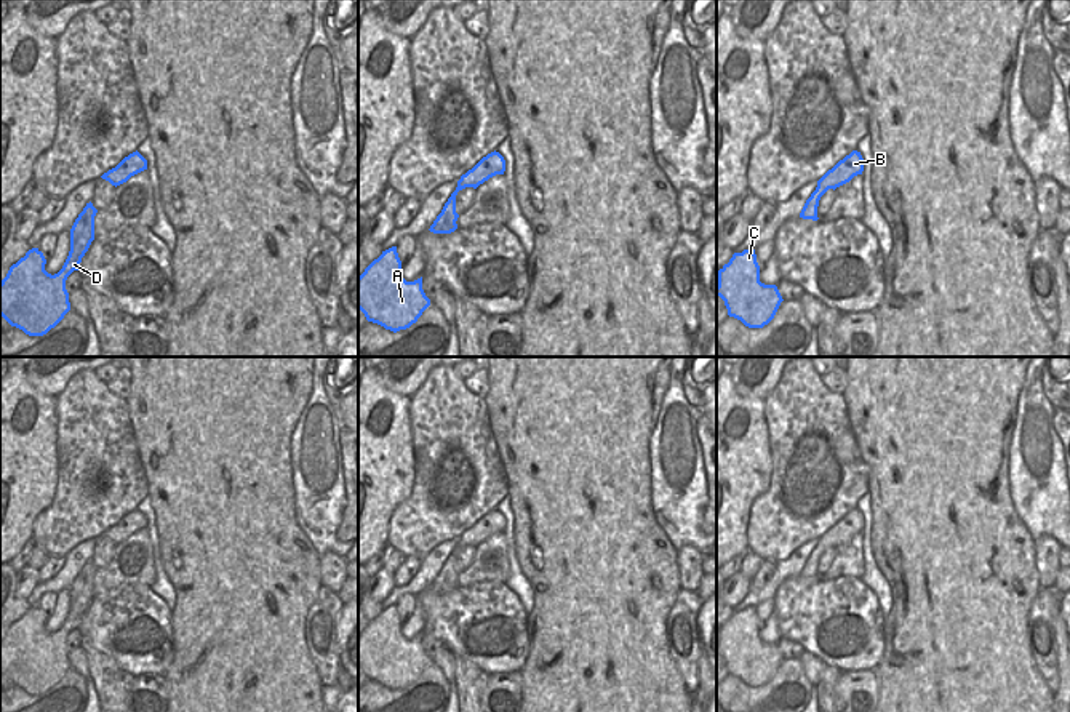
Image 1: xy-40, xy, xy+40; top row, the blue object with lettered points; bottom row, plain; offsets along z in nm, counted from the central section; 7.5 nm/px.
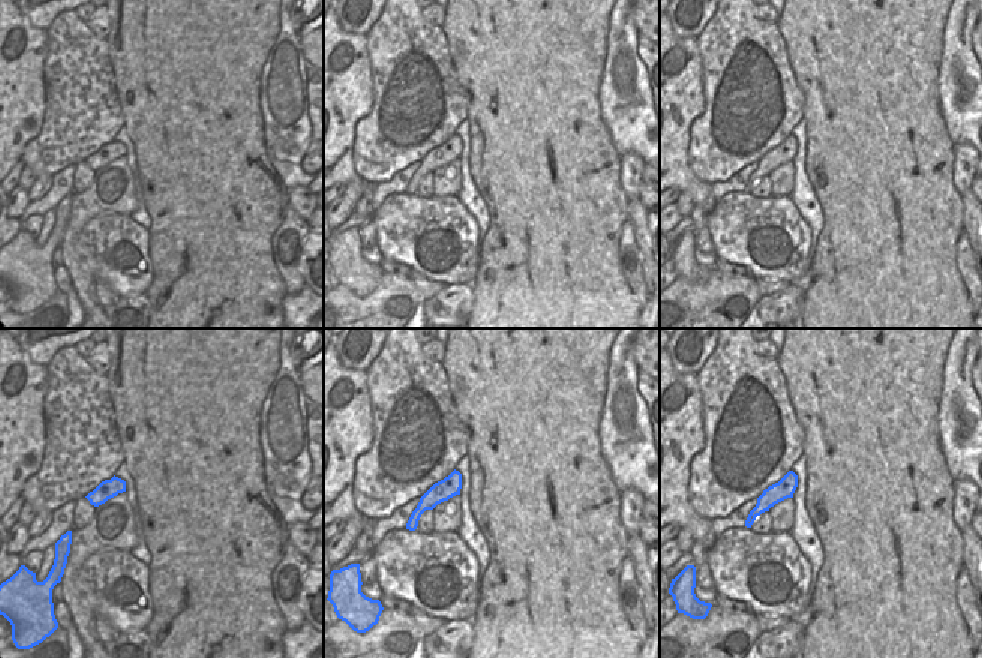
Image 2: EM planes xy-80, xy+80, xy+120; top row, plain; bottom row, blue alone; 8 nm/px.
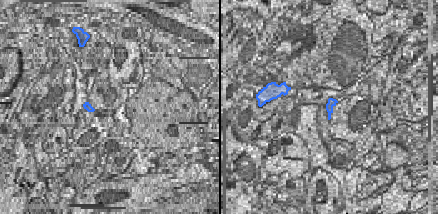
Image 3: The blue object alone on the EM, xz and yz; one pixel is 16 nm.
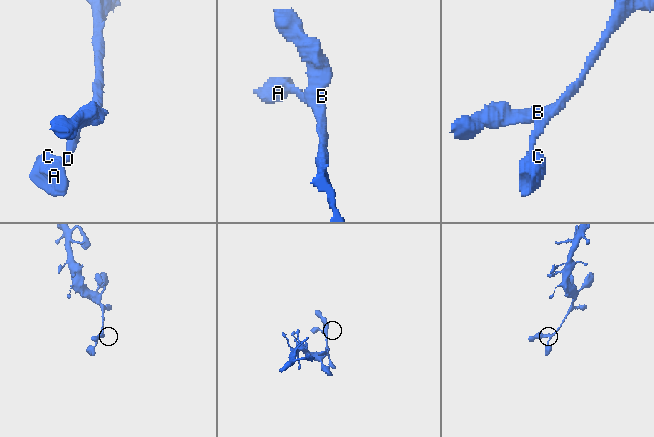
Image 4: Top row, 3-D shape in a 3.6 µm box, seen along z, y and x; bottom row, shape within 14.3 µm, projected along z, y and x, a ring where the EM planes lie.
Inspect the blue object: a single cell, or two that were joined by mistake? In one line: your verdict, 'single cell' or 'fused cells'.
single cell

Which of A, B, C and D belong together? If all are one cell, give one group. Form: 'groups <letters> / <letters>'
groups A B C D

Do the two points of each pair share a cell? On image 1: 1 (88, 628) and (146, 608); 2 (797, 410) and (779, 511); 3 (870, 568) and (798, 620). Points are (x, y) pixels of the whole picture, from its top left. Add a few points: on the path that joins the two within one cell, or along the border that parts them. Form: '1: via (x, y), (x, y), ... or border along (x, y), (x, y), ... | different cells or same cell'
1: via (103, 624), (120, 624), (133, 612) | same cell
2: via (797, 436), (779, 485) | same cell
3: border along (861, 578), (875, 596), (882, 610) | different cells

